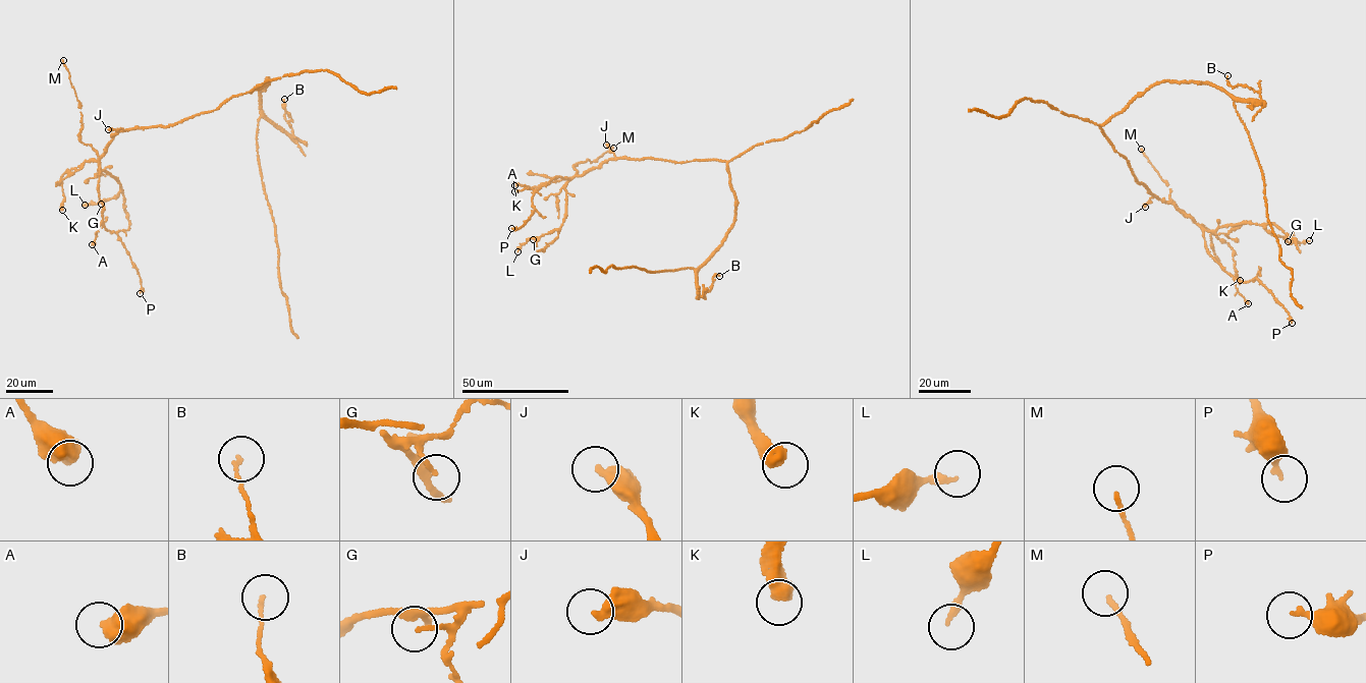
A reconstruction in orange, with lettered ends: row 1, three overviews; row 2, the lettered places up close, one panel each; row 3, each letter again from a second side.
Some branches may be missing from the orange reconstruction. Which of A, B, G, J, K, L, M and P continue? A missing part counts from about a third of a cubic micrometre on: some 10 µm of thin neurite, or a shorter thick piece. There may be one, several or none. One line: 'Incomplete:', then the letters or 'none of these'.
Incomplete: none of these

